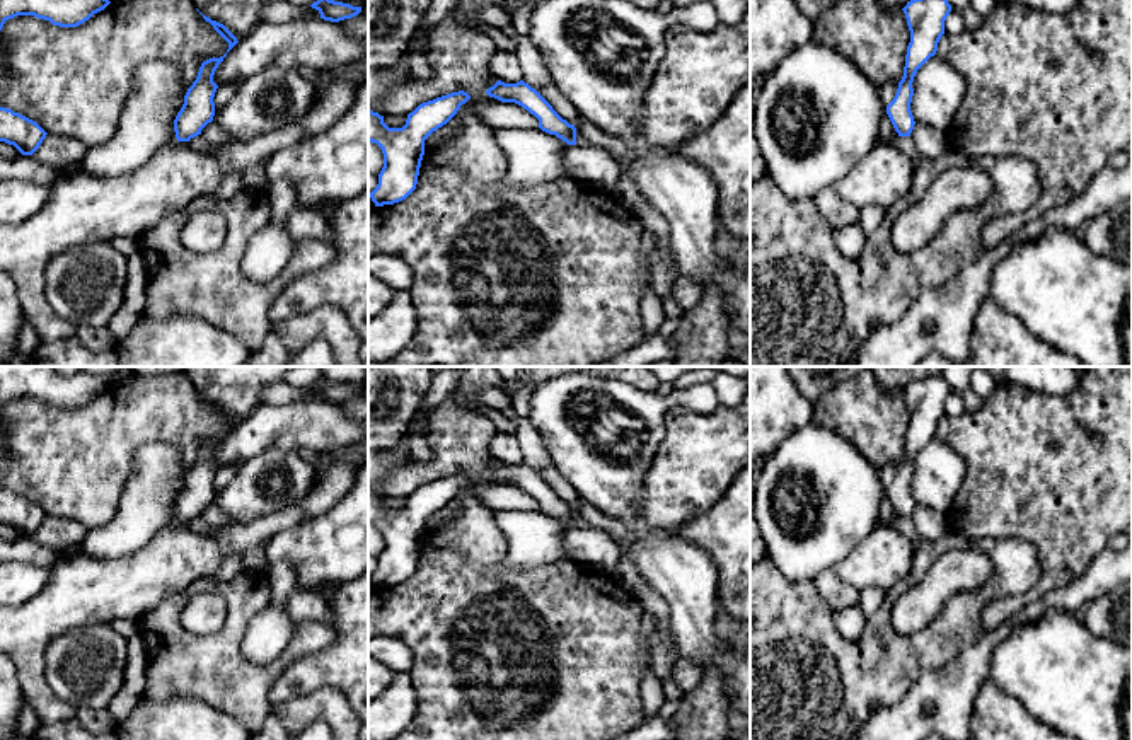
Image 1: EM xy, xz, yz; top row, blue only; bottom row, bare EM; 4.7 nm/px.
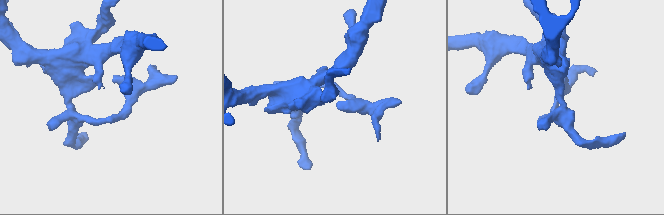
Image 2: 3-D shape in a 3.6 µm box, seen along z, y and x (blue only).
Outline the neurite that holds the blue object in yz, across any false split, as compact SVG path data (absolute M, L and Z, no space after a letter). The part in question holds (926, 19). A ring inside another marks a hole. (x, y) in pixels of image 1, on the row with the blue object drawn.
M910 0L902 10L910 31L910 43L907 46L904 77L898 82L893 101L887 106L887 114L898 136L910 136L915 124L910 111L912 82L917 70L936 55L951 5L948 0Z

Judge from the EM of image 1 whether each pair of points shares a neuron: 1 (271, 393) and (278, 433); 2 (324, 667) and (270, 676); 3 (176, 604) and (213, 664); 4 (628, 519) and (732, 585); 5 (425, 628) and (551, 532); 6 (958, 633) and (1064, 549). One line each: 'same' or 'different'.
1: different
2: different
3: same
4: different
5: different
6: different

